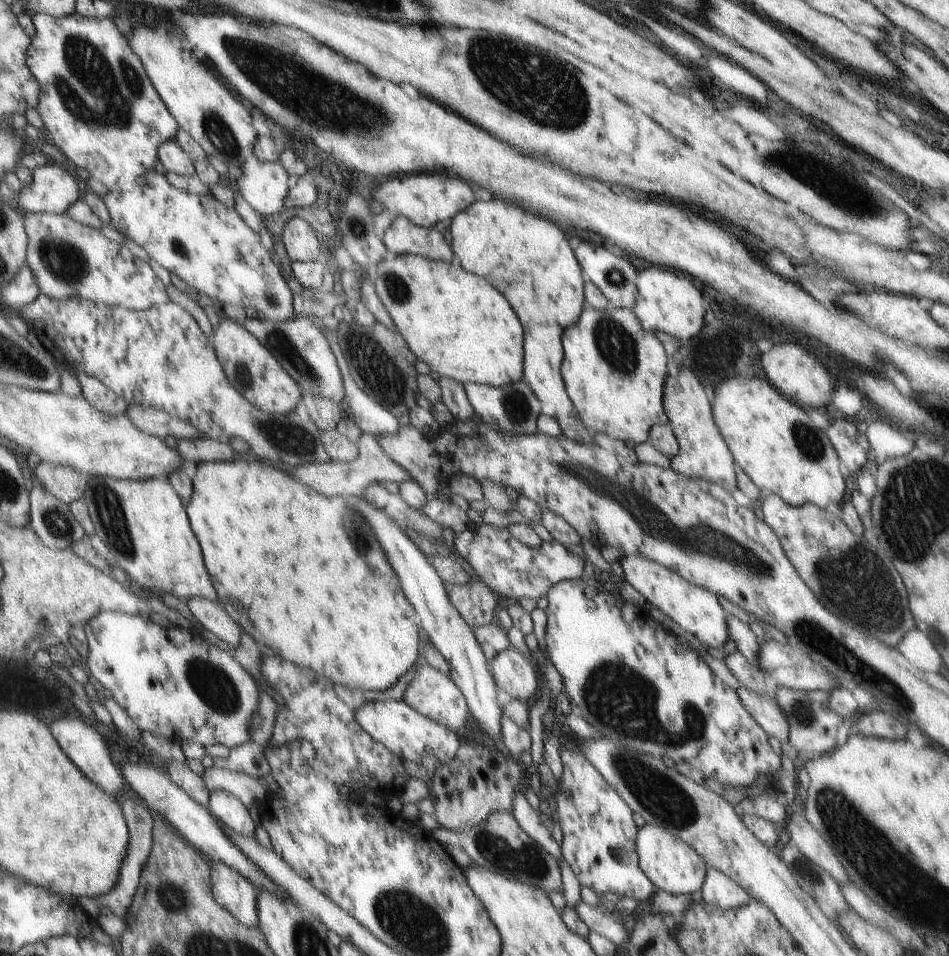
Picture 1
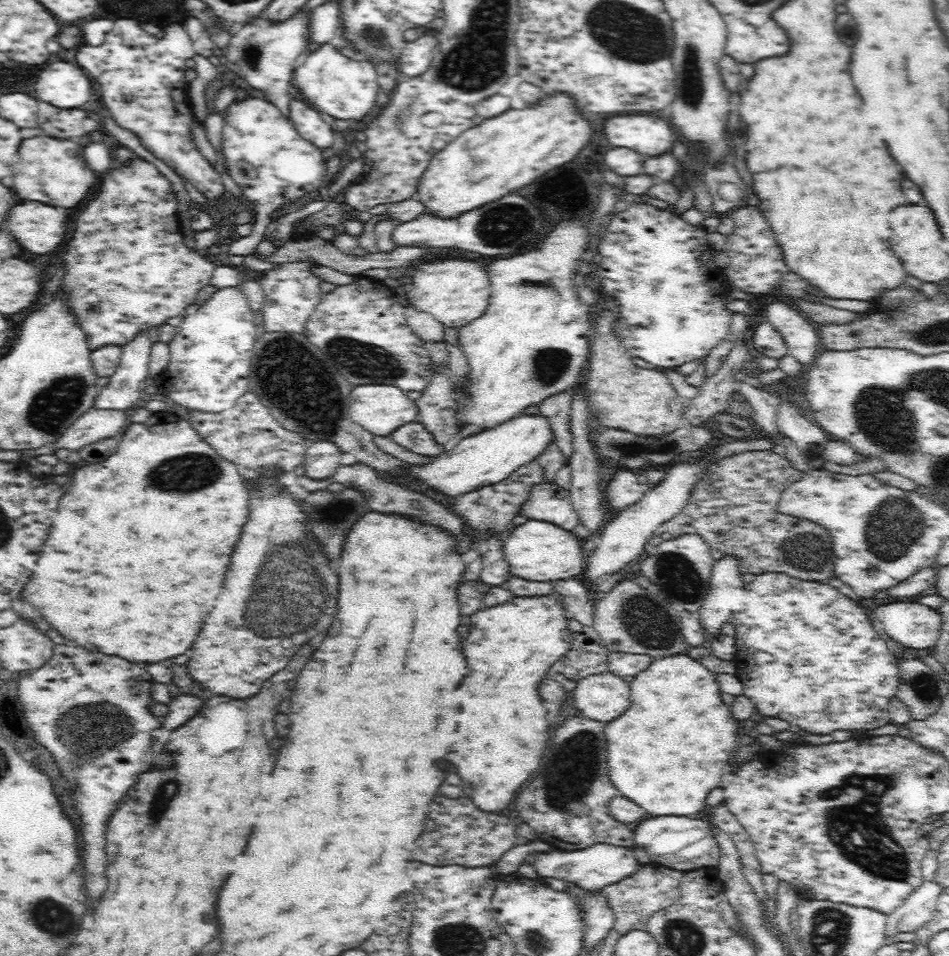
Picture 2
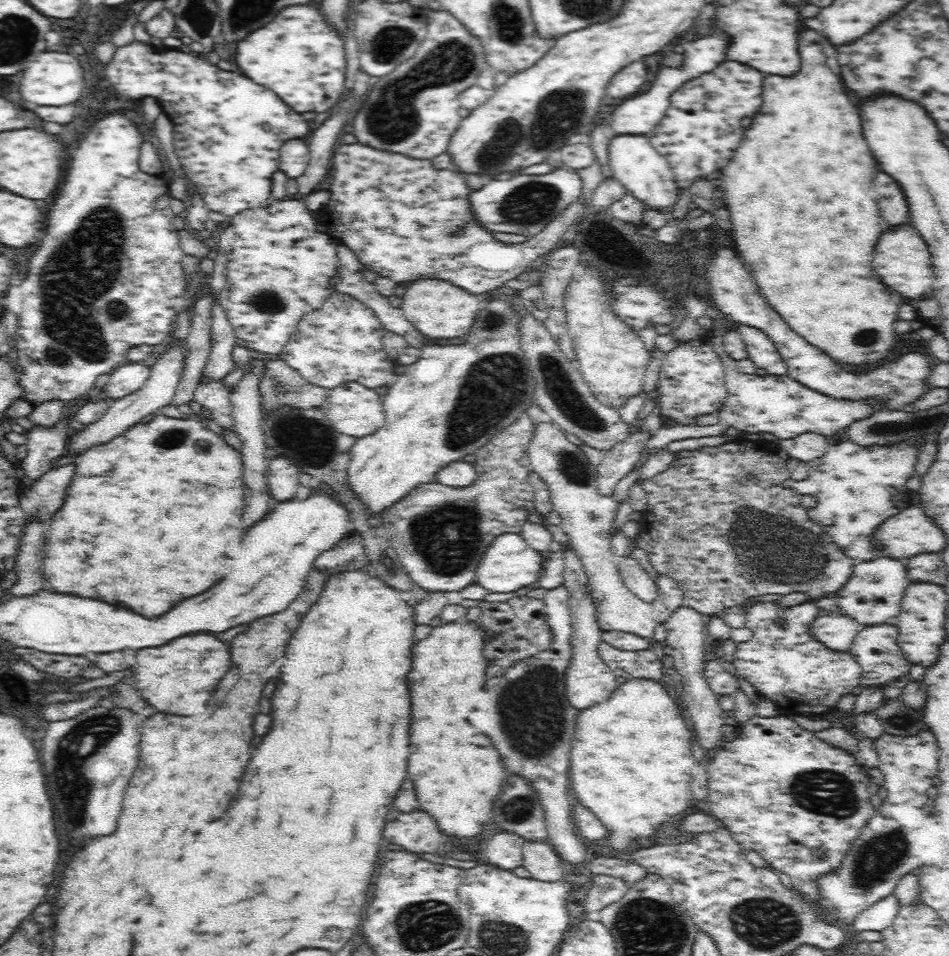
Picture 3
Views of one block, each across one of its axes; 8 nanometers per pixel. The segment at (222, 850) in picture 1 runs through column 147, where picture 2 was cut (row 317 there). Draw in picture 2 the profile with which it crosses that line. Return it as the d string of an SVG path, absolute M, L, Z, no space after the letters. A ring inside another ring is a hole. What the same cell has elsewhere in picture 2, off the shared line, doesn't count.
M776 302L766 306L766 318L763 319L782 336L786 354L794 357L803 366L814 360L819 336L814 331L812 322L798 314L796 309L788 303Z

